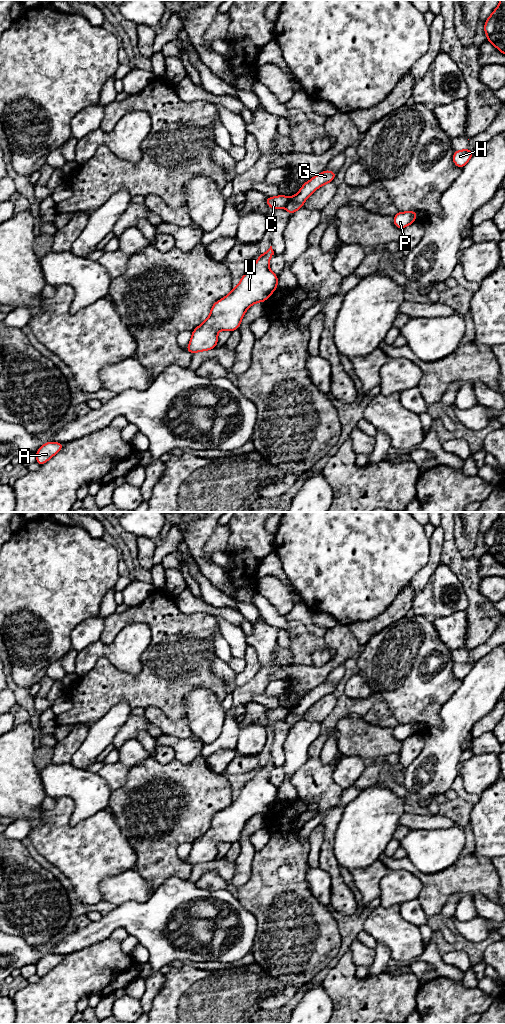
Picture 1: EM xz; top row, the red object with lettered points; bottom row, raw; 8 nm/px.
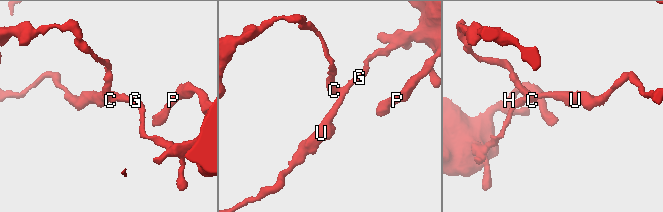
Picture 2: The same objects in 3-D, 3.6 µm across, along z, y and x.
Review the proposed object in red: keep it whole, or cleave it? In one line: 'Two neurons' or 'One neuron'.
Two neurons

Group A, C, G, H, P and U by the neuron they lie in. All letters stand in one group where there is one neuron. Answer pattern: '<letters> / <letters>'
A G H P U / C

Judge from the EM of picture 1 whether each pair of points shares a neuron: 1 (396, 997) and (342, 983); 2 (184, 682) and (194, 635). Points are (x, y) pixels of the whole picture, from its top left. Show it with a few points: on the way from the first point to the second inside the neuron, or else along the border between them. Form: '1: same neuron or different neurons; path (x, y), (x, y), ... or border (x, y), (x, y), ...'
1: same neuron; path (383, 997), (355, 996)
2: same neuron; path (184, 670), (184, 647)

